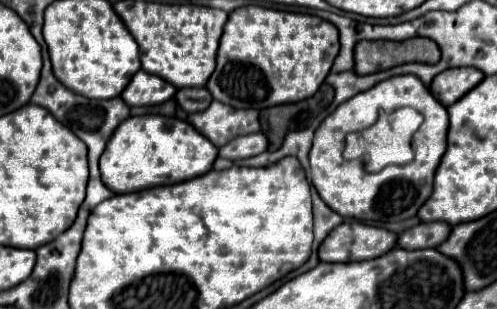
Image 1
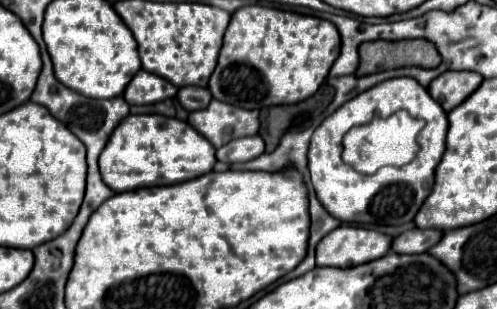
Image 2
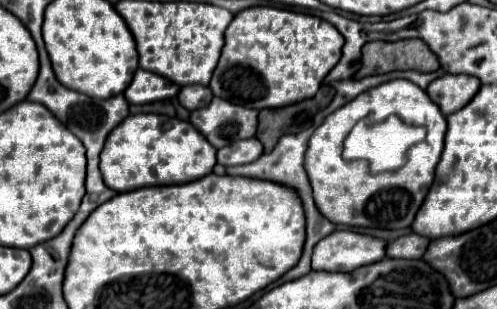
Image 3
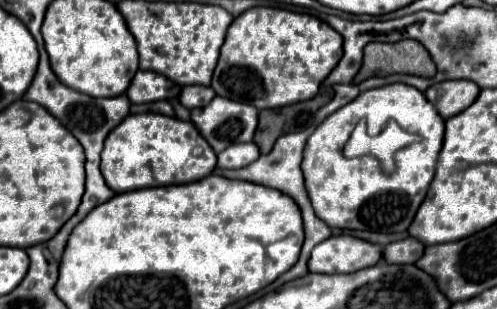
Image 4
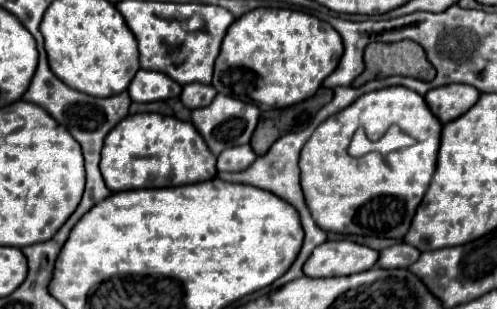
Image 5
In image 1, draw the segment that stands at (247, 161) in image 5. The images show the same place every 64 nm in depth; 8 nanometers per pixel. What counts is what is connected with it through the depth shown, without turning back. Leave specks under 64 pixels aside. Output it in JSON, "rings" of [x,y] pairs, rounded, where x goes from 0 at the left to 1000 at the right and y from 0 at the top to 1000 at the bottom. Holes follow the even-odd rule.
{"rings":[[[515,427],[507,440],[479,440],[475,453],[459,460],[451,479],[443,479],[439,505],[459,511],[459,518],[487,518],[487,511],[507,511],[519,505],[539,479],[539,453],[527,427]]]}

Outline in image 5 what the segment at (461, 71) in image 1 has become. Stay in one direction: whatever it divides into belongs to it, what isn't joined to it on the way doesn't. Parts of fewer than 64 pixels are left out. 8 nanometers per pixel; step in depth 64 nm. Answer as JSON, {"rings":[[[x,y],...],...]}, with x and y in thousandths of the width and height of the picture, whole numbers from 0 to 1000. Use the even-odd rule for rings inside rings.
{"rings":[[[905,272],[865,291],[853,317],[861,350],[885,382],[885,395],[901,401],[946,356],[958,337],[962,311],[966,298],[958,298],[958,285],[946,285],[938,272]]]}

